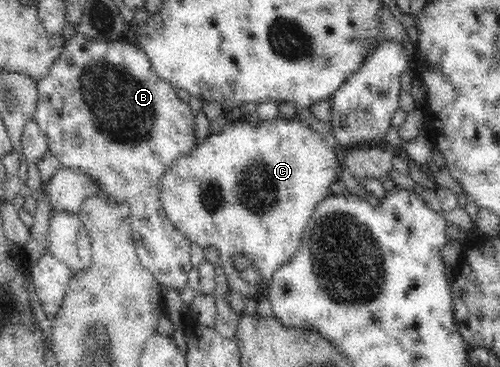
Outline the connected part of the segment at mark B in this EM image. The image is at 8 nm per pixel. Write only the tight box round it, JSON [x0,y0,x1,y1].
[33,33,198,291]

